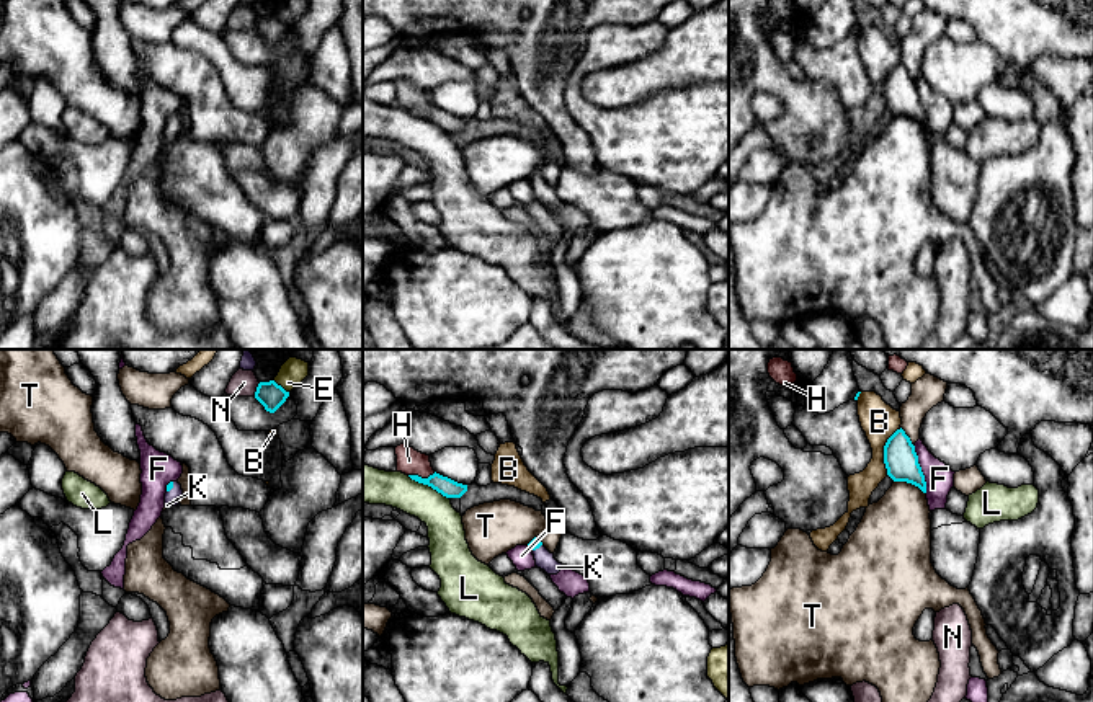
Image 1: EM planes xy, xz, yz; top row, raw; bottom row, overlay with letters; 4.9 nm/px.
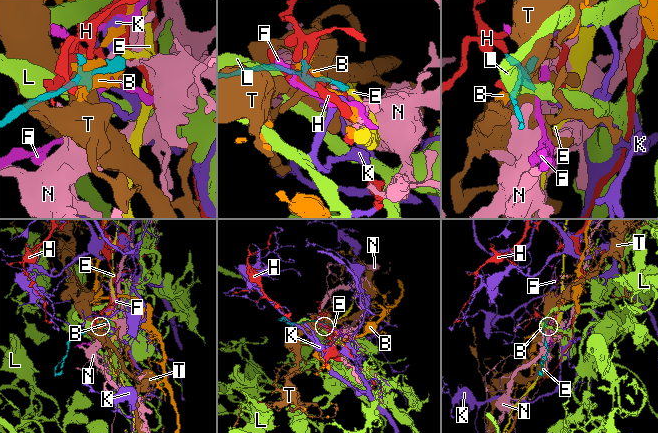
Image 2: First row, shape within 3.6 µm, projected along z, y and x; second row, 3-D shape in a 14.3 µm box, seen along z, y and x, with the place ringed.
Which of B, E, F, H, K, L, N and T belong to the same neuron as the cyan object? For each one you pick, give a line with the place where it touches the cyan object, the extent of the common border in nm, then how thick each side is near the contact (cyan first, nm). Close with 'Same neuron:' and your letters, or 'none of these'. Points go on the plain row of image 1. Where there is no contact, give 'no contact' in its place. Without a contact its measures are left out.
K: contact xy (172, 121); length 70 nm; calibres 30 and 80 nm
Same neuron: K

